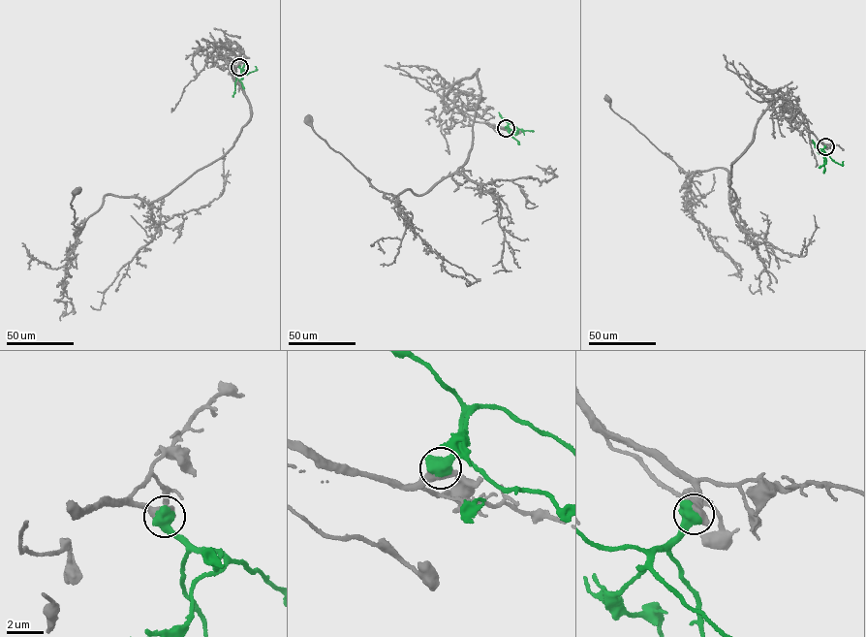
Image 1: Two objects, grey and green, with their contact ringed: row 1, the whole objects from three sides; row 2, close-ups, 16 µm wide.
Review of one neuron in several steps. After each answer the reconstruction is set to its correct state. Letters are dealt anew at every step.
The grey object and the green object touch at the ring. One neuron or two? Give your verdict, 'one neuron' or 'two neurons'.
one neuron

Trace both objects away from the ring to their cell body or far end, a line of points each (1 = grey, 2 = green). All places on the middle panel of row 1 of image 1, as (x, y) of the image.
1: (507, 128), (459, 112), (447, 94), (455, 82), (479, 70), (463, 164), (423, 194), (396, 196), (308, 119)
2: (507, 128), (509, 123), (509, 132), (519, 143)

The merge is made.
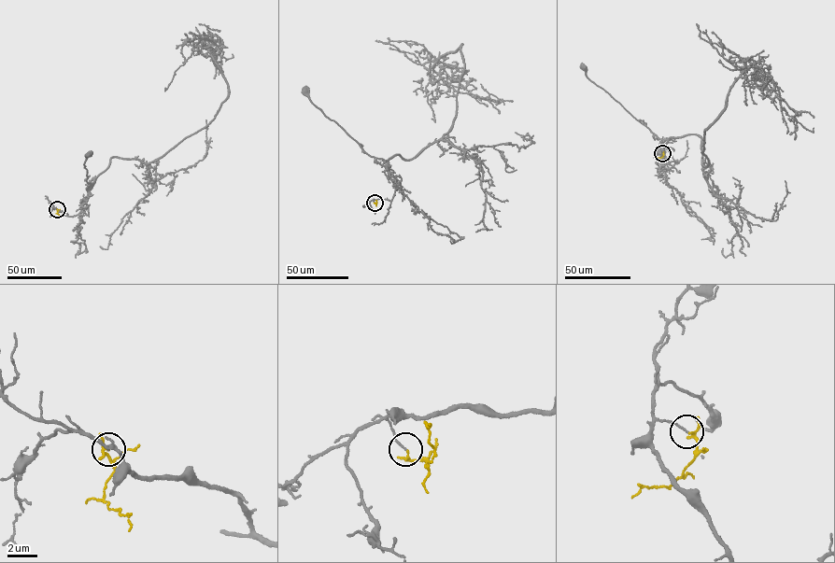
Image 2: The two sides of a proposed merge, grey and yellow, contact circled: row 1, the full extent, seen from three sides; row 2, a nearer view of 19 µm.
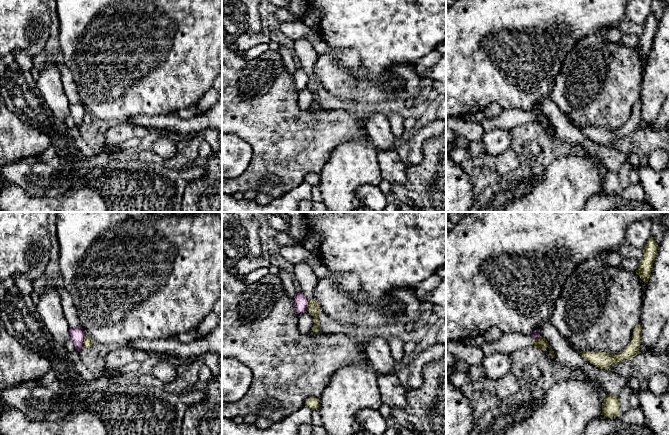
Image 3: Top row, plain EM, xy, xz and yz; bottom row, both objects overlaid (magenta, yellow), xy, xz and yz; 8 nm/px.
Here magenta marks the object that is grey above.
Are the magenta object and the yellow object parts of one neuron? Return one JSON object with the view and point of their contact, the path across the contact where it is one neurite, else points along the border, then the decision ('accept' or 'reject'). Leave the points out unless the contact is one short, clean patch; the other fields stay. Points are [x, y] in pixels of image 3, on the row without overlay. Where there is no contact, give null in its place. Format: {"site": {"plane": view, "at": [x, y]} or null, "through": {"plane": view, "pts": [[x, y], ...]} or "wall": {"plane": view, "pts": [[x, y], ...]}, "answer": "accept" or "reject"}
{"site": {"plane": "xz", "at": [307, 81]}, "wall": {"plane": "xz", "pts": [[308, 76], [306, 85]]}, "answer": "reject"}

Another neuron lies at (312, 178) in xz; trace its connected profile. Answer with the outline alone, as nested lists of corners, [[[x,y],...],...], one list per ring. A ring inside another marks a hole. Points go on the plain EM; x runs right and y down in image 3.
[[[309,173],[305,176],[305,181],[311,186],[318,186],[320,183],[319,174]]]

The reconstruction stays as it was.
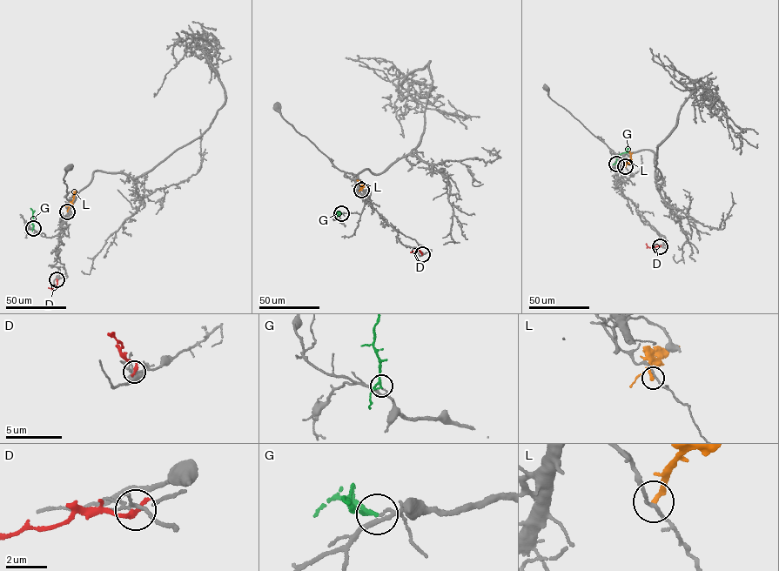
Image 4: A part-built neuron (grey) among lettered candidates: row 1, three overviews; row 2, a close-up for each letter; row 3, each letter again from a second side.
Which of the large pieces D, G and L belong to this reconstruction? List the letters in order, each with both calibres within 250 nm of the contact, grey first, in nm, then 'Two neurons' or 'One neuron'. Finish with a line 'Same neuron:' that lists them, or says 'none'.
D: Thickness 140 nm (grey) against 300 nm. Two neurons
G: Thickness 80 nm (grey) against 150 nm. One neuron
L: Thickness 150 nm (grey) against 240 nm. Two neurons
Same neuron: G

